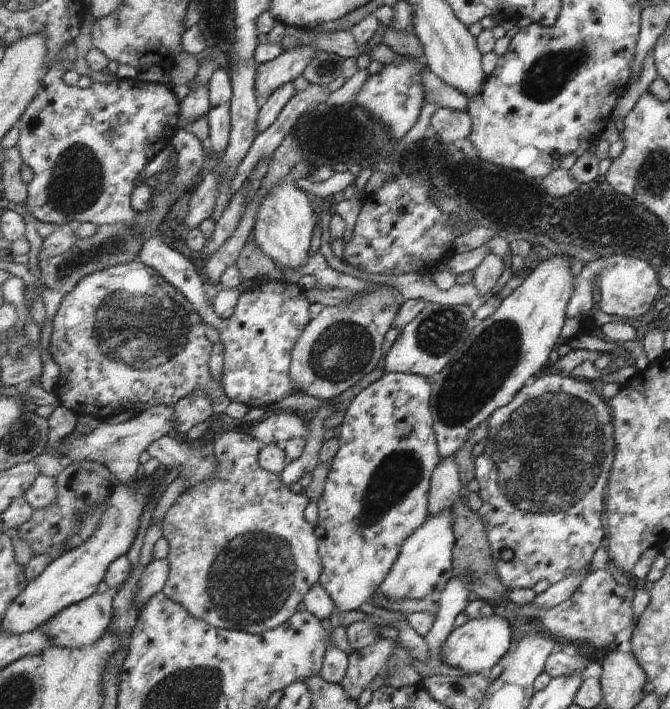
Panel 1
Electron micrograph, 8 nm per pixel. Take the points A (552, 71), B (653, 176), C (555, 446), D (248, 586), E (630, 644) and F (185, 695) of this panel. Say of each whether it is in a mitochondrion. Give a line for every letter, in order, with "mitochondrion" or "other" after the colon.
A: mitochondrion
B: mitochondrion
C: mitochondrion
D: mitochondrion
E: other
F: mitochondrion

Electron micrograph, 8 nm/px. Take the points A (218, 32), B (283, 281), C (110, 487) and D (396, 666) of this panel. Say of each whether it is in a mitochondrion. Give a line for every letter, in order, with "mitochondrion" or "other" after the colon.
A: other
B: other
C: other
D: mitochondrion

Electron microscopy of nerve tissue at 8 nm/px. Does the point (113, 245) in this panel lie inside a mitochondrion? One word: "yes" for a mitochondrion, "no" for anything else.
yes

